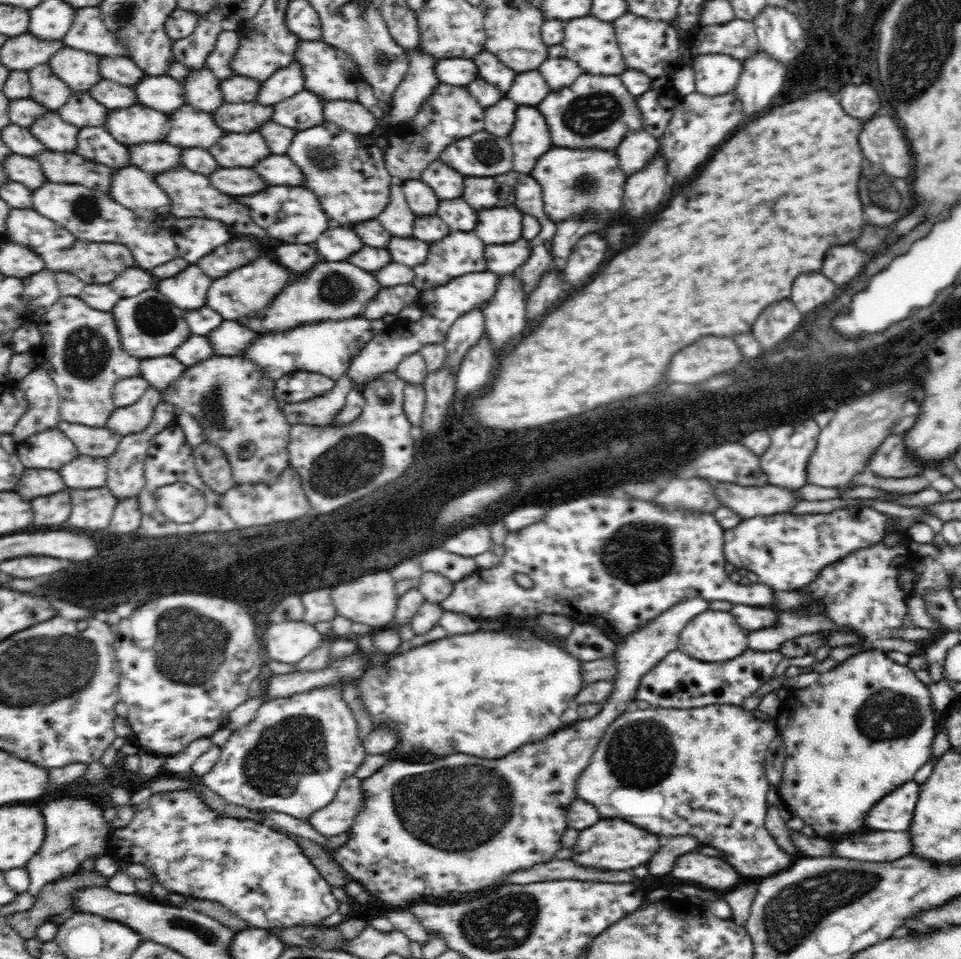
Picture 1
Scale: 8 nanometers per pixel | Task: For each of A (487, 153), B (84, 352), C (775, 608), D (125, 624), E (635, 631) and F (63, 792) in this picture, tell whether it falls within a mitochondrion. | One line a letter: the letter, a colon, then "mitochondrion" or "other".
A: mitochondrion
B: mitochondrion
C: other
D: other
E: other
F: other

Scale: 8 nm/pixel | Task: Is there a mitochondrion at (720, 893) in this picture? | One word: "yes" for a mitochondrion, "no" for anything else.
no

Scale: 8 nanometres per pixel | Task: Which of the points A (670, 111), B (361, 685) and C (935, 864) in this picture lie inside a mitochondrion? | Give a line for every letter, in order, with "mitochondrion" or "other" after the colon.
A: other
B: other
C: other

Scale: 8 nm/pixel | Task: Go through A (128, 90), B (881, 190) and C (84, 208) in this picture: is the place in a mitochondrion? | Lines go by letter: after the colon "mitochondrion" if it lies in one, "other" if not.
A: other
B: mitochondrion
C: mitochondrion

